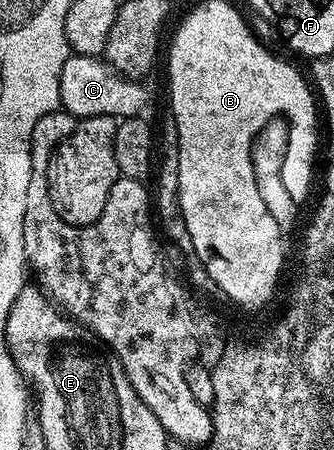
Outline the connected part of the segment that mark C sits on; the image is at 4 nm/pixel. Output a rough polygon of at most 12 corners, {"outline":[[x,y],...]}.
{"outline":[[98,56],[60,74],[61,107],[79,121],[137,117],[145,86]]}

